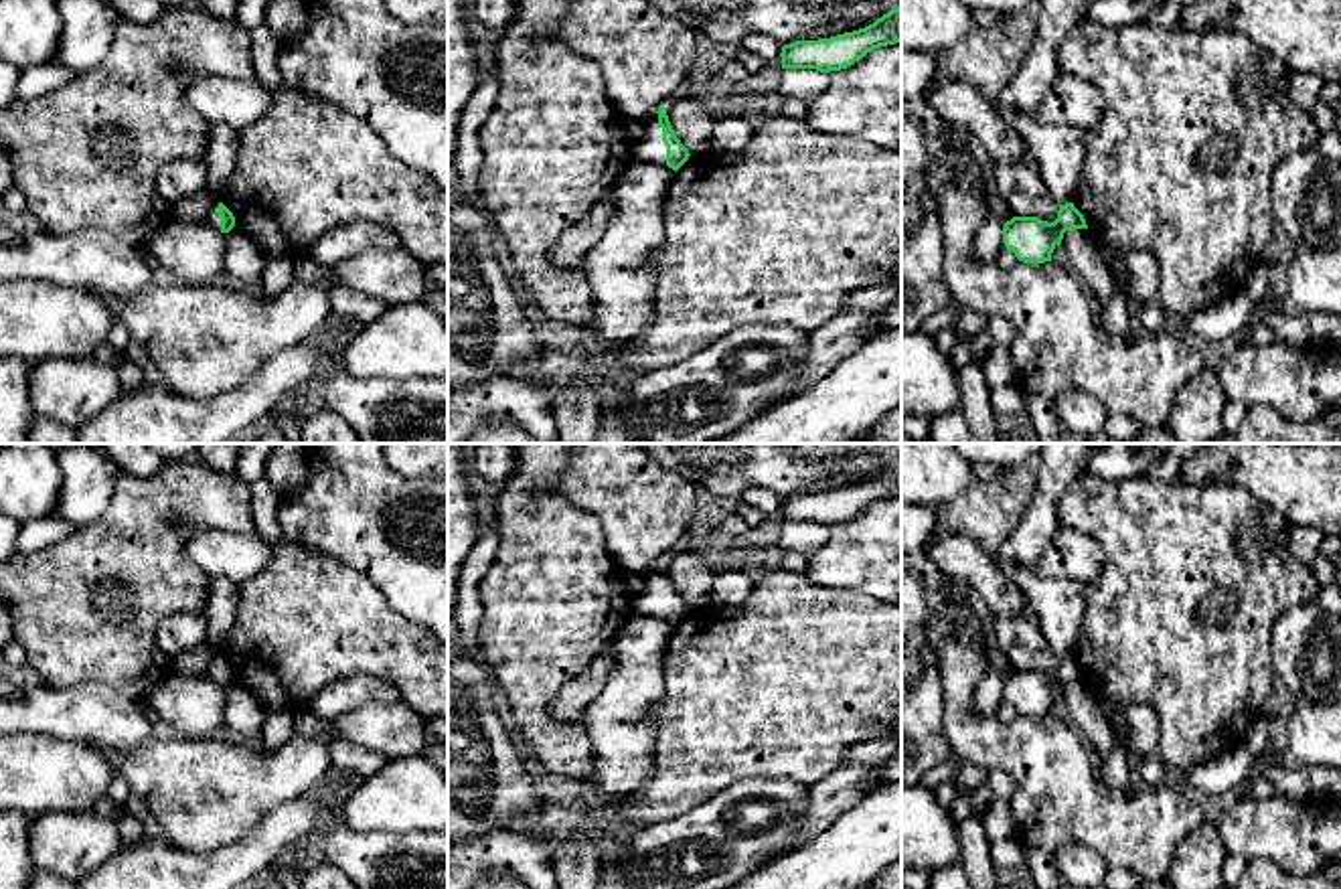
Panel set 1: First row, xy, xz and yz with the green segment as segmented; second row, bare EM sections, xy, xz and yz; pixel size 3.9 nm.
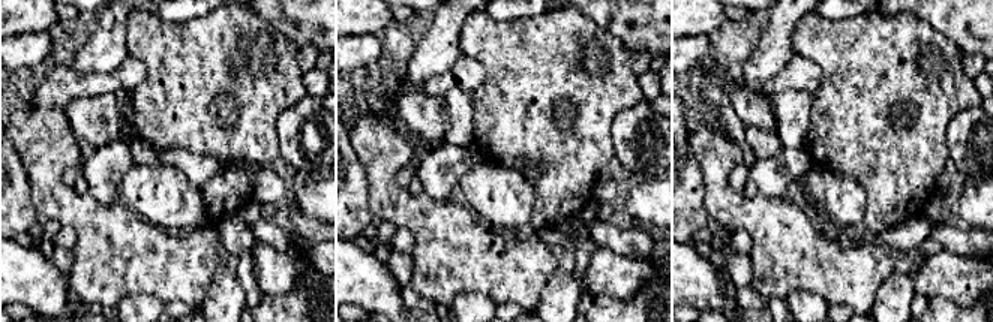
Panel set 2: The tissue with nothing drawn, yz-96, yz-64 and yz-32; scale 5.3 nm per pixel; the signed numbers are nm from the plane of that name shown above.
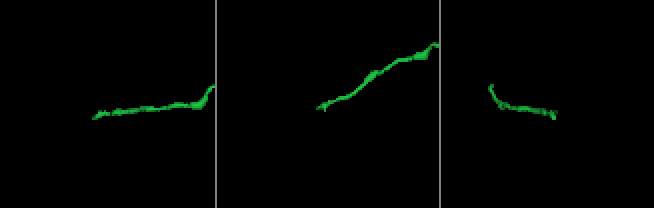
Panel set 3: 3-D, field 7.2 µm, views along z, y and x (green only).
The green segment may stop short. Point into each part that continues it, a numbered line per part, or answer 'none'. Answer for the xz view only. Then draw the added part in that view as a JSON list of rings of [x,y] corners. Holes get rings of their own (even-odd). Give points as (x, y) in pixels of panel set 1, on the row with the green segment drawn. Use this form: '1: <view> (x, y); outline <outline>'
1: xz (647, 146); outline [[[658,113],[646,117],[642,132],[628,142],[628,160],[666,166],[666,146],[662,142],[662,128],[658,126]]]

